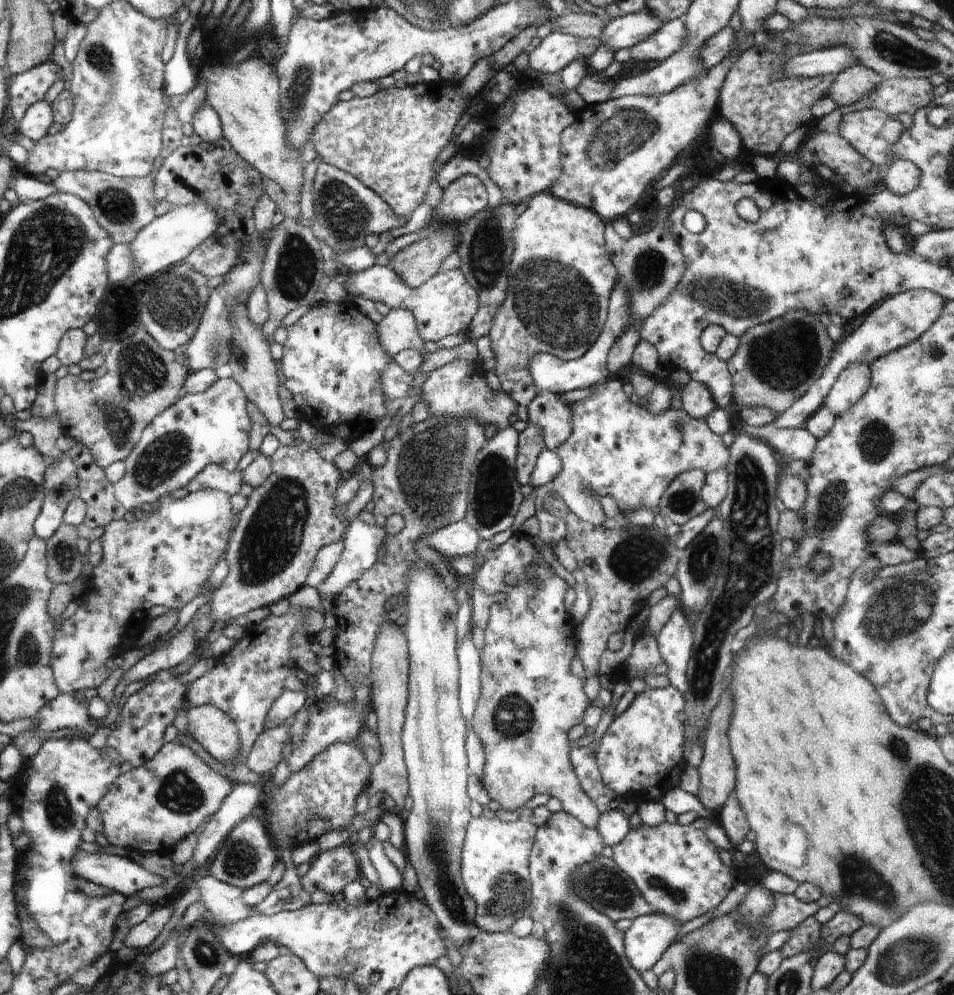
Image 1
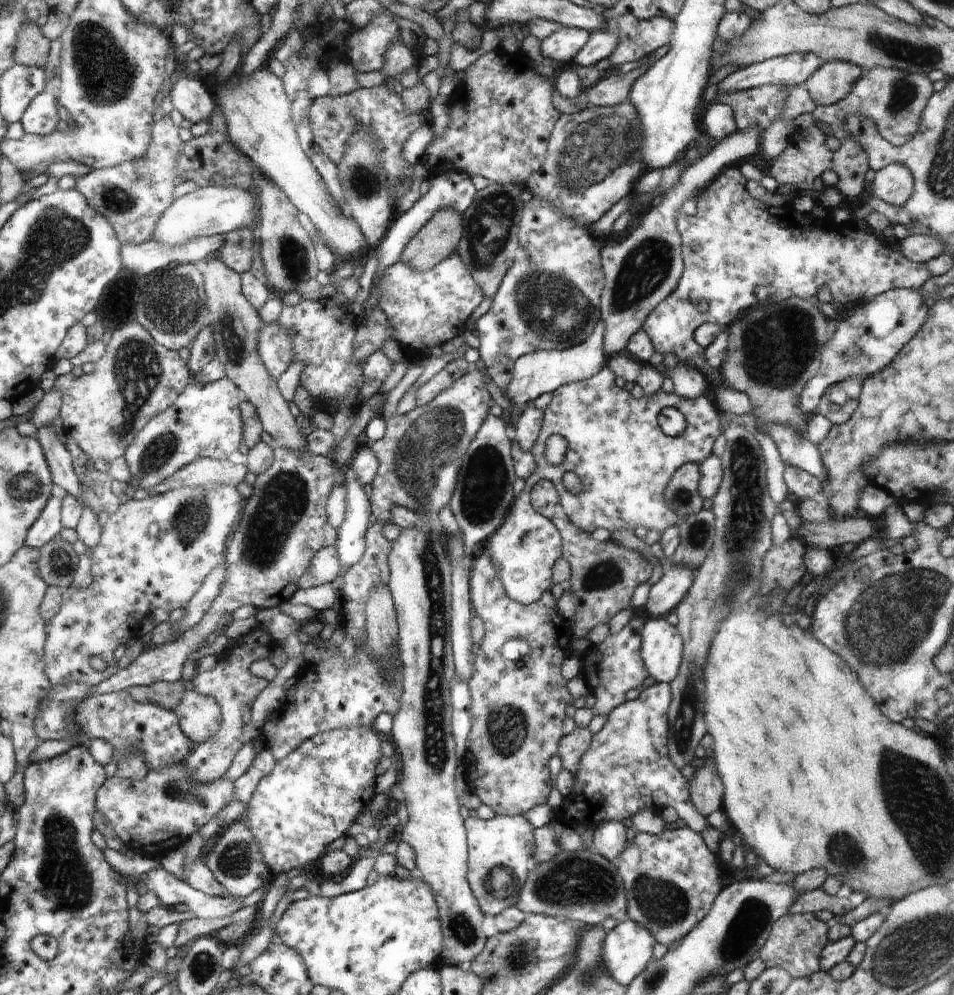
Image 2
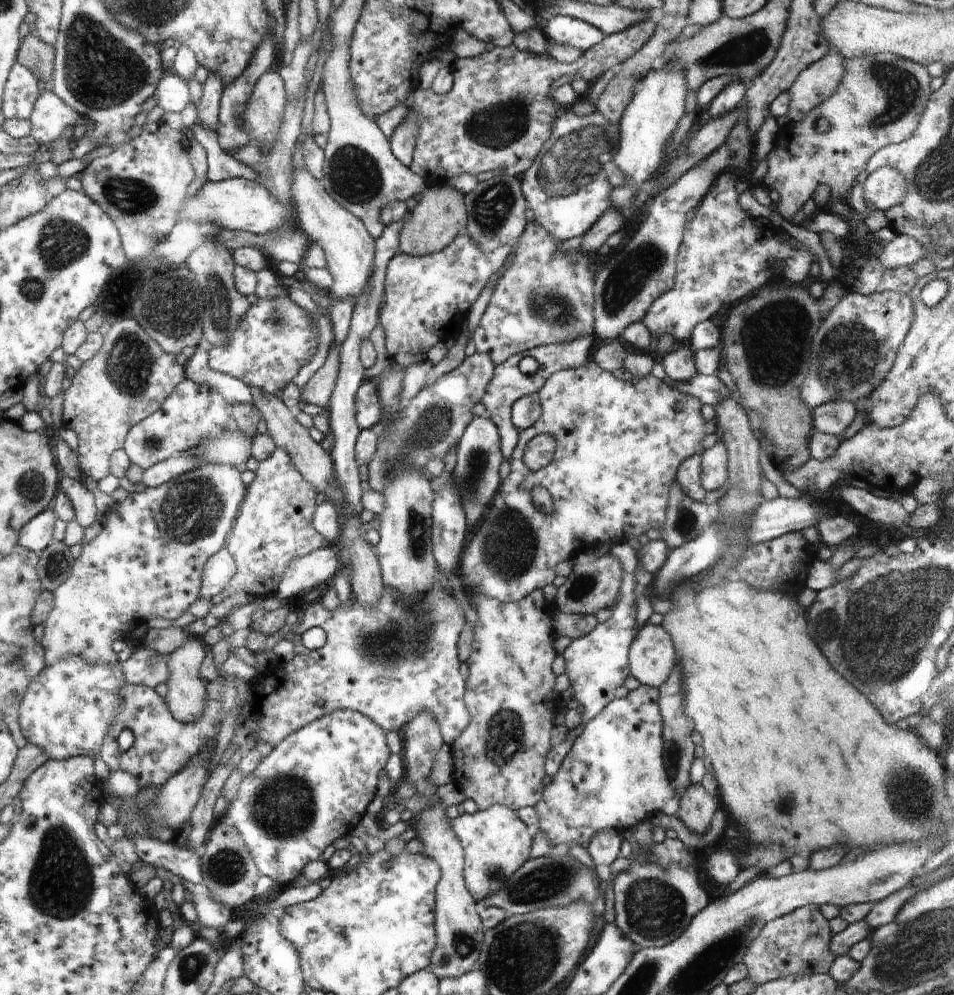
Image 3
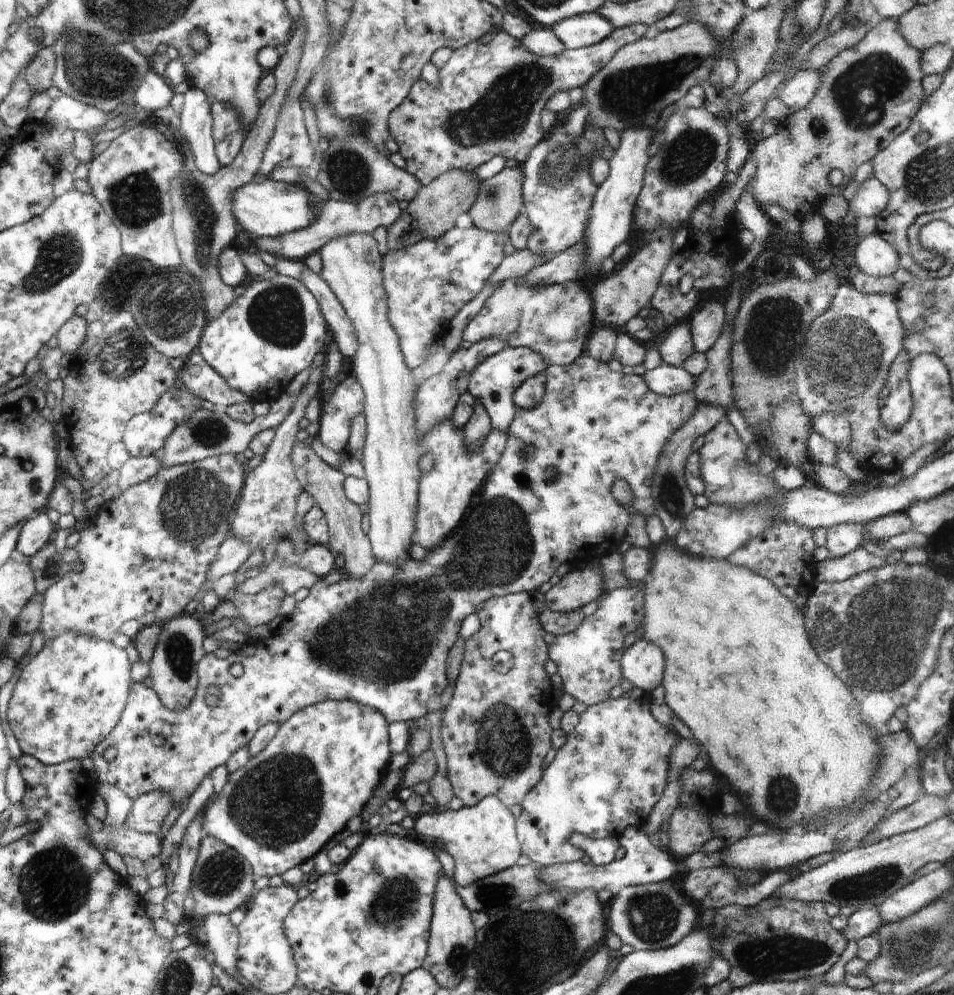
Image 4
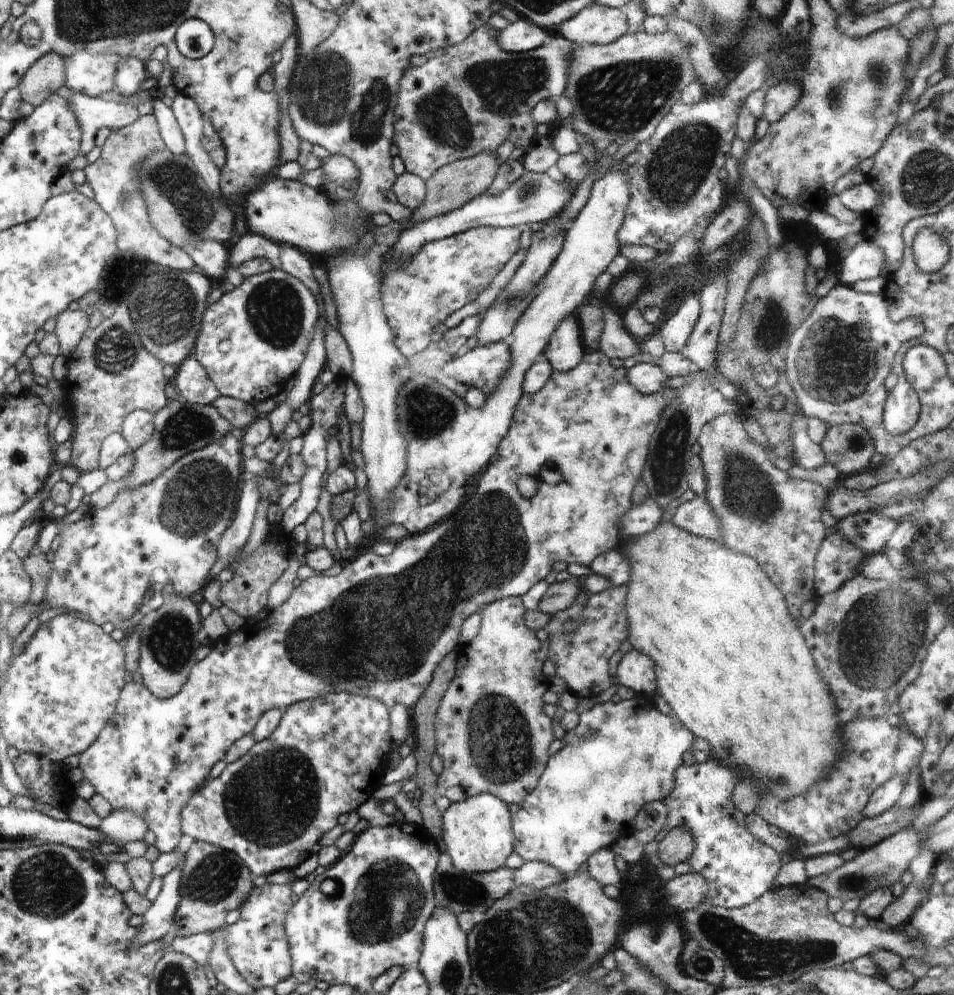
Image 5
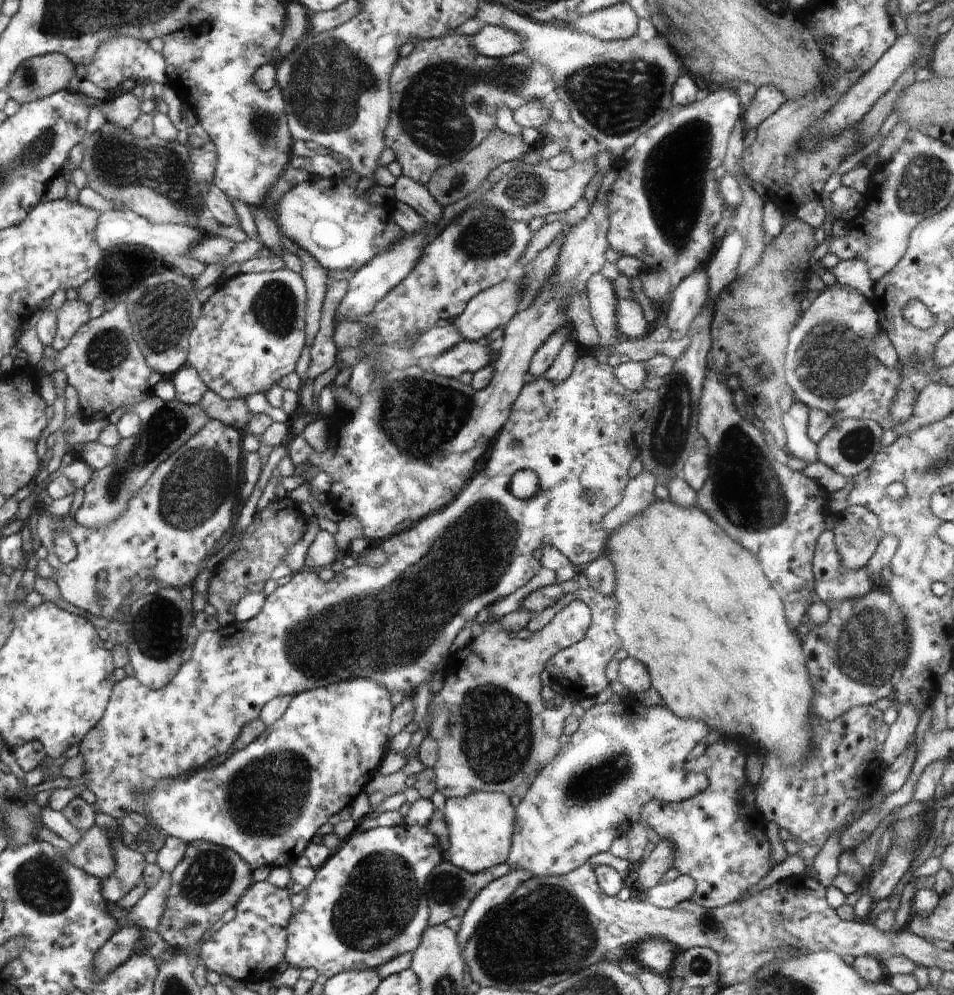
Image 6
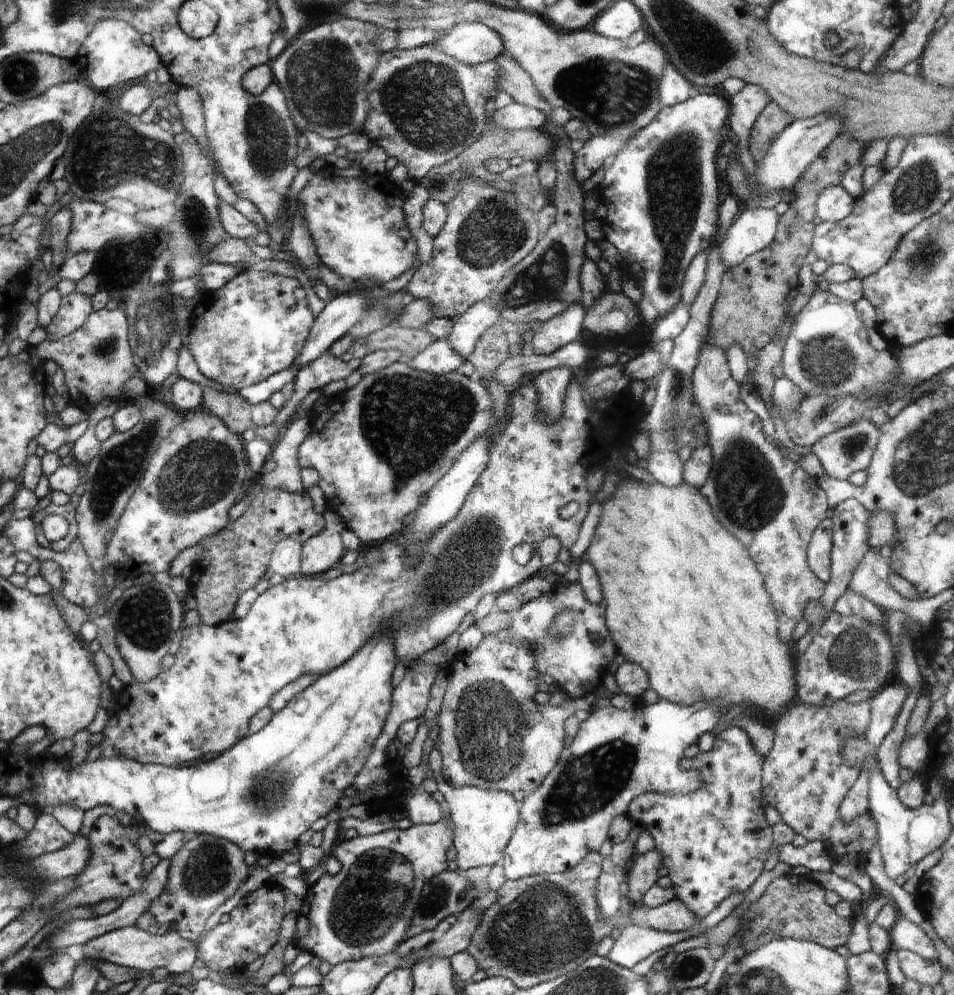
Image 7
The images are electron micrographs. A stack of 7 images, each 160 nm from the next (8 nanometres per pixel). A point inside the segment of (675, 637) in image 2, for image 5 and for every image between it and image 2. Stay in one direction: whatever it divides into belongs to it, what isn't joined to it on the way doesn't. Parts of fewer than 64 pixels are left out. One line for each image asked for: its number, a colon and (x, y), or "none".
3: (652, 654)
4: (642, 664)
5: (636, 670)

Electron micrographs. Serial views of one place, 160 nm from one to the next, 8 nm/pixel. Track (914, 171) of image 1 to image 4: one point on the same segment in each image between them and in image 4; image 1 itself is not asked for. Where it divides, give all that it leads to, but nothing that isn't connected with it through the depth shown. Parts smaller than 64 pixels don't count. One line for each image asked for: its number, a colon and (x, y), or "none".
2: (893, 183)
3: (885, 187)
4: (872, 197)

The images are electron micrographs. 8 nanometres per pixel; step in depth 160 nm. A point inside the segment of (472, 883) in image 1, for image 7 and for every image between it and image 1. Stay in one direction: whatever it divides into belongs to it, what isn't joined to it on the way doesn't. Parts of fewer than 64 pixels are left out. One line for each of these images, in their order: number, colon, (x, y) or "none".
2: (500, 850)
3: (496, 843)
4: (482, 839)
5: (477, 833)
6: (480, 826)
7: (483, 820)

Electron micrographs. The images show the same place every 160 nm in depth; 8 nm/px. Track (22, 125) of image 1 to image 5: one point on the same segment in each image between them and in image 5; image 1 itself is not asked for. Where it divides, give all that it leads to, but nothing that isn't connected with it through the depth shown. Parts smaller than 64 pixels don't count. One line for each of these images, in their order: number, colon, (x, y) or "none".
2: (40, 117)
3: (50, 115)
4: (68, 113)
5: (92, 113)

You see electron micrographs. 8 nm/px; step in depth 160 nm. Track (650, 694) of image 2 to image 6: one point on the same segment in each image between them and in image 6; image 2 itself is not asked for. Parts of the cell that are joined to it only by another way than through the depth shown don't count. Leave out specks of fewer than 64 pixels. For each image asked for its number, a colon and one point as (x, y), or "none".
3: (613, 776)
4: (613, 769)
5: (620, 756)
6: (621, 756)

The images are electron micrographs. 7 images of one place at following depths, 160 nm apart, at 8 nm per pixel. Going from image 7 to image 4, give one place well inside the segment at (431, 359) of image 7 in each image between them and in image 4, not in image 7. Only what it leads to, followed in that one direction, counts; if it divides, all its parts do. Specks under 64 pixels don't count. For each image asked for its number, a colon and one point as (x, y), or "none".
4: (493, 382)
5: (483, 367)
6: (467, 356)

